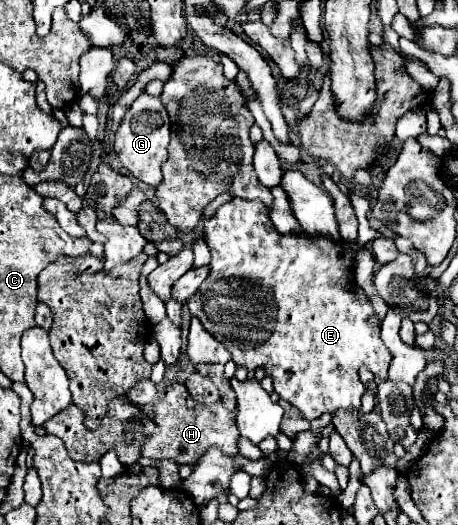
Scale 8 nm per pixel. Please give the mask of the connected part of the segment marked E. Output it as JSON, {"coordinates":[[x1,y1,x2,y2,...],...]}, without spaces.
{"coordinates":[[234,198,232,202,228,204,222,204,214,216,210,220,206,220,204,228,202,228,202,236,204,236,204,242,208,244,210,248,210,274,208,278,200,284,198,292,186,302,188,304,188,310,192,316,196,316,198,320,202,320,204,328,218,340,226,346,226,350,232,354,232,360,236,362,236,366,244,366,248,372,254,372,256,368,260,366,266,366,266,372,268,376,274,378,274,392,284,398,286,402,290,402,292,406,296,407,306,420,314,420,322,414,332,414,334,410,340,410,340,408,360,408,360,398,364,394,364,384,360,382,358,378,358,368,362,364,366,364,372,374,380,376,380,378,386,378,386,372,388,372,388,364,392,360,392,354,388,352,388,348,384,346,382,338,380,338,380,318,376,316,372,304,370,304,370,298,368,296,358,296,356,294,356,288,354,288,354,280,350,280,350,276,354,276,354,250,348,246,348,242,344,240,332,240,328,236,316,236,316,234,280,234,274,224,270,222,268,218,268,208,264,206,264,202,260,200,244,200,244,198]]}

